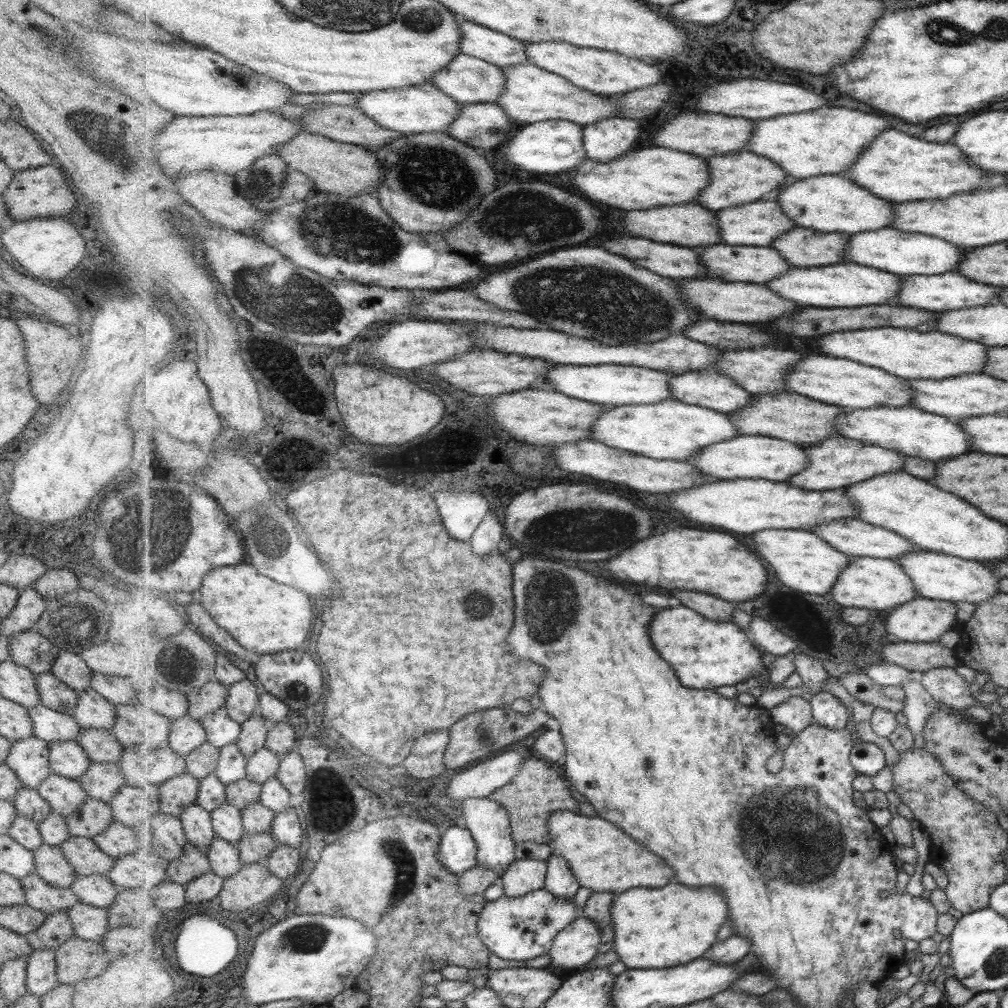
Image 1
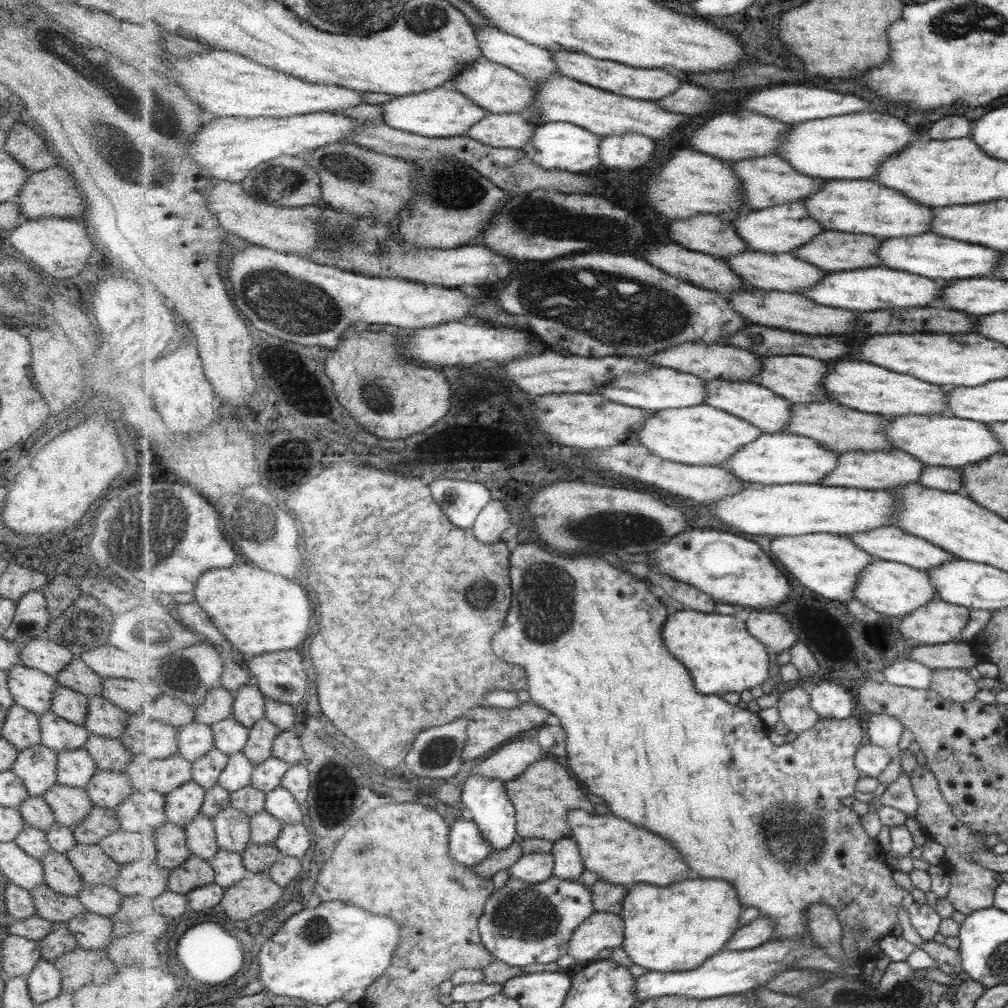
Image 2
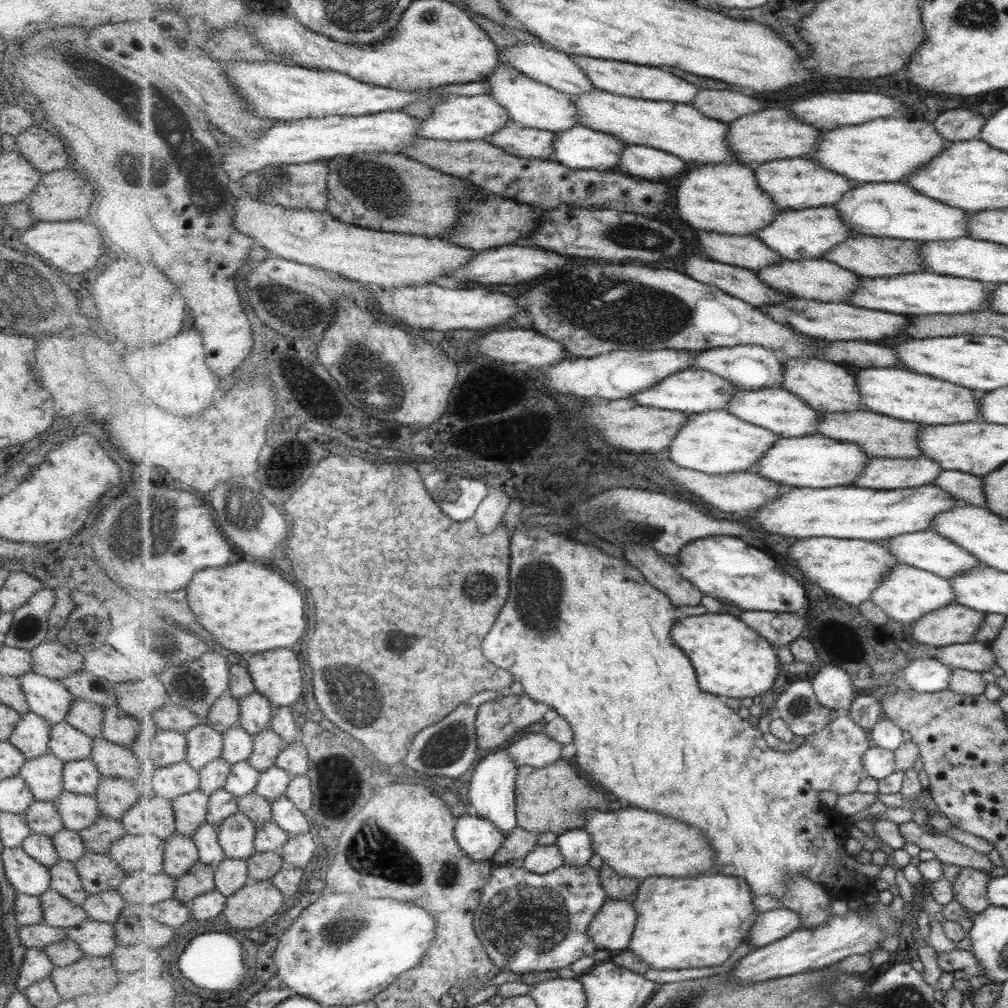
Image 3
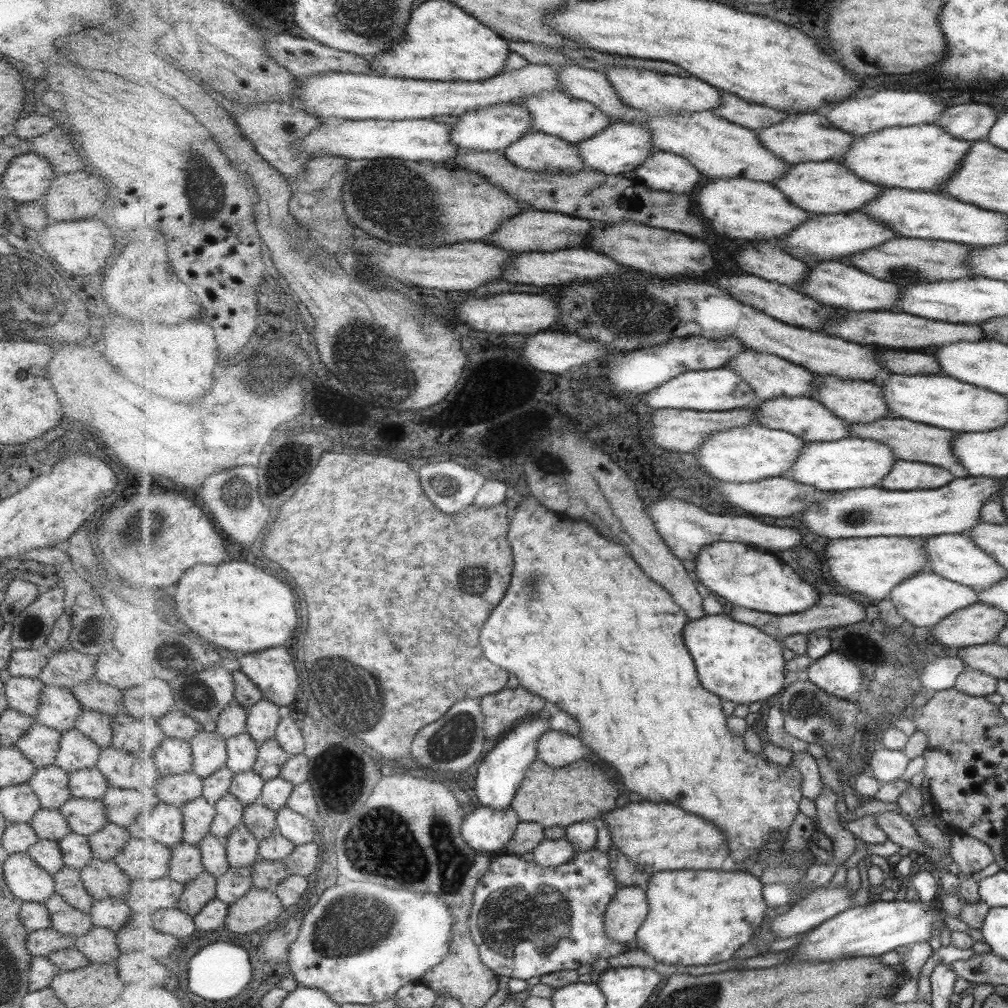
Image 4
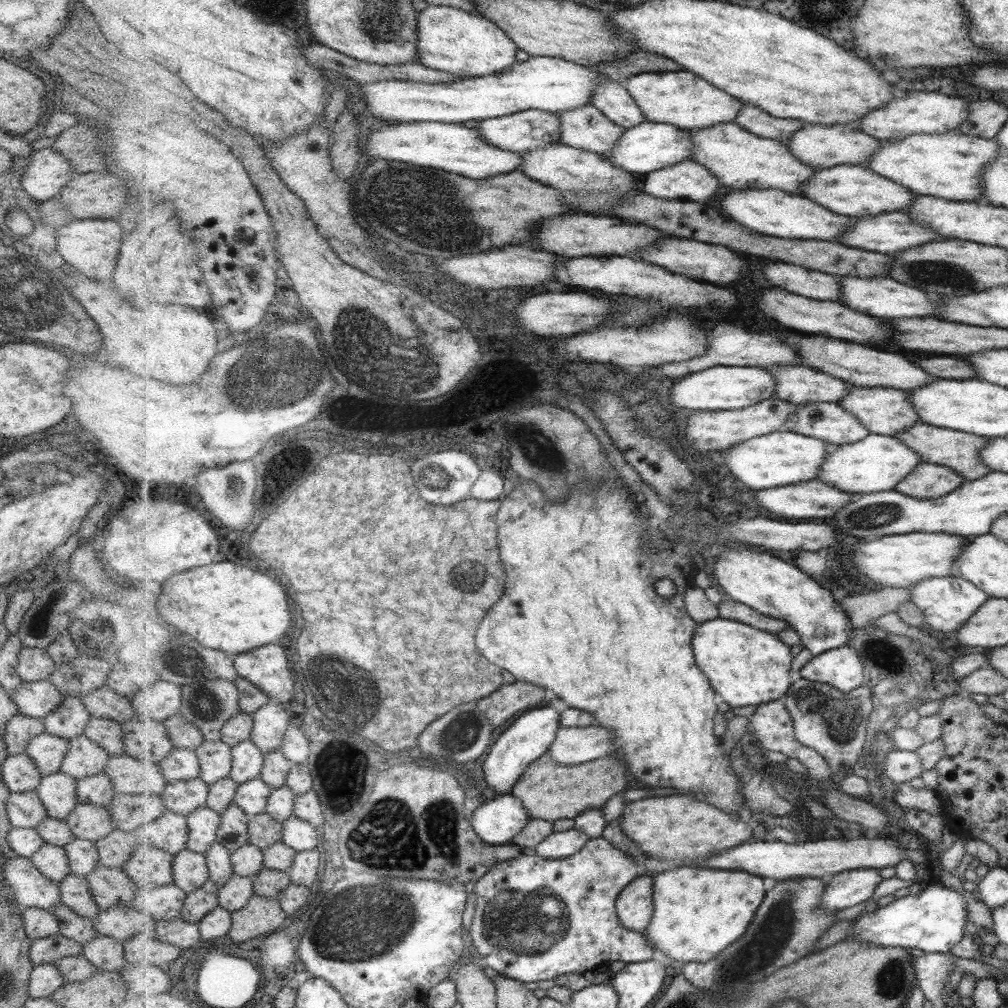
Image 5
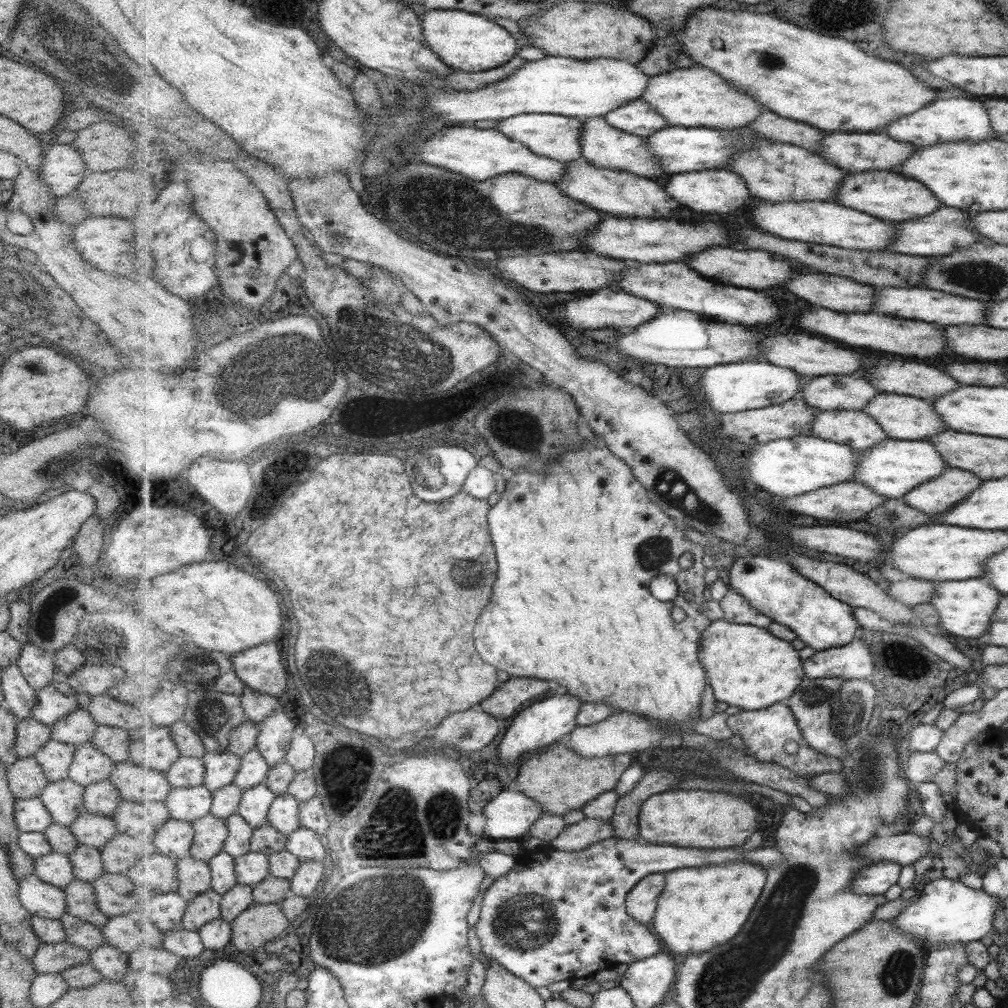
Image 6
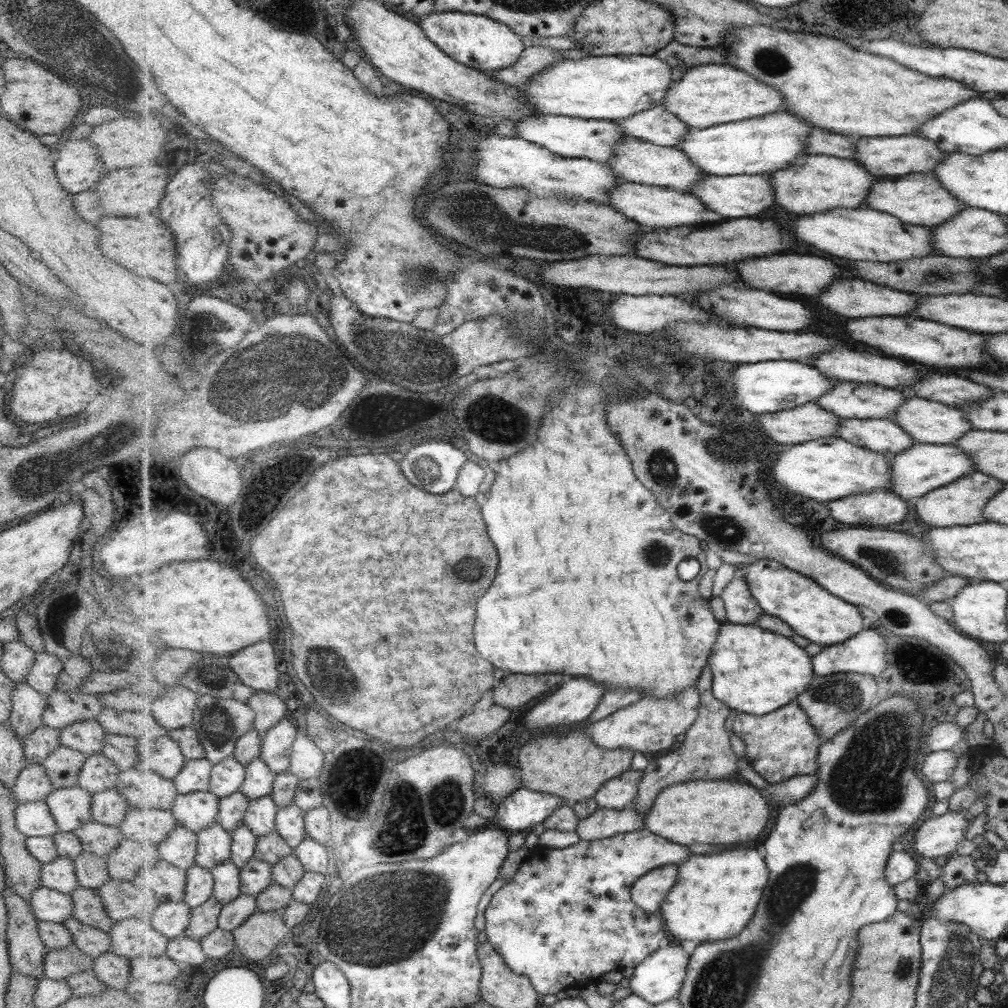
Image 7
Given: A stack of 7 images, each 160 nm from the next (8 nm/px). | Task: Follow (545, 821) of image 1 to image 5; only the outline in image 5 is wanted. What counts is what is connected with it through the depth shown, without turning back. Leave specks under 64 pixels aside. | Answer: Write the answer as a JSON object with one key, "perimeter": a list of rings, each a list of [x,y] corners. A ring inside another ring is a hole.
{"perimeter":[[[547,754],[527,767],[511,792],[524,802],[532,819],[555,822],[561,819],[576,820],[589,809],[602,810],[613,794],[623,793],[628,786],[627,764],[623,764],[619,758],[609,756],[567,766]]]}

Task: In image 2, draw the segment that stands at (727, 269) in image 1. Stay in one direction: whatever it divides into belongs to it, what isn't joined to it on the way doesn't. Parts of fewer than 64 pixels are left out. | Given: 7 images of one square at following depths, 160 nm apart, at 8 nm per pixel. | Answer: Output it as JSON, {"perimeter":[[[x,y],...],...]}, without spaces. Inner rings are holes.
{"perimeter":[[[749,250],[729,258],[729,264],[749,285],[765,290],[779,290],[779,292],[805,292],[819,284],[829,273],[805,259],[797,258],[793,253],[767,254]]]}

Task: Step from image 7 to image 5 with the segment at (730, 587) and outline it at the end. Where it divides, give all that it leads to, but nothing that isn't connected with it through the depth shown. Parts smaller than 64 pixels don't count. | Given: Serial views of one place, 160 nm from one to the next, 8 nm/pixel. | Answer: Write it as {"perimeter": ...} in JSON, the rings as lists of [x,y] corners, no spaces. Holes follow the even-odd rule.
{"perimeter":[[[726,596],[720,602],[719,607],[721,618],[748,623],[749,626],[757,627],[759,630],[769,631],[769,634],[778,635],[779,631],[791,627],[786,620],[765,616],[761,611],[755,610],[733,597]]]}

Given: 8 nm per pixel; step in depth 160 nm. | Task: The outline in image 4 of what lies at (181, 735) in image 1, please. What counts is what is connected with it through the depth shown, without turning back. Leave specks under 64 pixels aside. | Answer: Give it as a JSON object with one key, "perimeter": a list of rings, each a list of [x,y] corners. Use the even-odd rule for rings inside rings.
{"perimeter":[[[203,731],[191,740],[195,774],[209,778],[228,766],[227,739],[217,732]]]}

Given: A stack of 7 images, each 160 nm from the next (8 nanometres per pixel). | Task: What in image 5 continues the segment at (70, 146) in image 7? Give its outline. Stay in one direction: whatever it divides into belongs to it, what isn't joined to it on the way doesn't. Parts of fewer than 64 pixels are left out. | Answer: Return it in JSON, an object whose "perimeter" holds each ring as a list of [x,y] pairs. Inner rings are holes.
{"perimeter":[[[51,147],[40,148],[29,155],[29,165],[21,175],[21,188],[35,202],[41,202],[55,197],[66,182],[79,173],[72,170],[69,162]]]}

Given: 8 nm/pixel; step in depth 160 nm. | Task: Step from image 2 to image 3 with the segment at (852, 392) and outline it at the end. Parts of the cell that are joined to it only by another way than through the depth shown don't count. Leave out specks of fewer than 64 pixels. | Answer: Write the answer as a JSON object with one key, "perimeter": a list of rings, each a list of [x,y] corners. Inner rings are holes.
{"perimeter":[[[900,367],[863,368],[857,371],[855,376],[865,408],[877,414],[931,426],[981,420],[981,407],[977,400],[977,397],[981,397],[981,393],[947,382],[942,378],[919,374]]]}

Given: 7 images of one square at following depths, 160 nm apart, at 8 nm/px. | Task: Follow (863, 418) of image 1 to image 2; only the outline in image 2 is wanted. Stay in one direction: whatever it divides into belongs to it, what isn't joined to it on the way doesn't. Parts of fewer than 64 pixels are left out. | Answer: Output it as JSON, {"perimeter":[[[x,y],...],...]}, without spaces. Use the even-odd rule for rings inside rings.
{"perimeter":[[[913,414],[895,417],[884,428],[895,448],[908,452],[926,465],[961,469],[965,464],[981,462],[991,454],[1001,454],[1003,446],[985,423],[964,418],[934,414]]]}

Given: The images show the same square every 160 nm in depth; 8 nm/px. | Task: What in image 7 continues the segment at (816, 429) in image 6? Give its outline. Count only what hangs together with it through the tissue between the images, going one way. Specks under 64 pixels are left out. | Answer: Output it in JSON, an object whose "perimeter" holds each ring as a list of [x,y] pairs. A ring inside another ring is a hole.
{"perimeter":[[[841,419],[838,436],[857,446],[878,453],[901,454],[916,444],[916,440],[893,419]]]}

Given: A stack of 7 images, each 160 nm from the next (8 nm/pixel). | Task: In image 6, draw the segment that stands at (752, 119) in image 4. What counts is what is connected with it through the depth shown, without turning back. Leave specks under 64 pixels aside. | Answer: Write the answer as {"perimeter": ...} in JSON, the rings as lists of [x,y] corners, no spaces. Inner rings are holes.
{"perimeter":[[[766,111],[747,127],[761,133],[763,139],[792,143],[814,153],[820,152],[821,142],[828,134],[810,124],[783,118],[773,111]]]}

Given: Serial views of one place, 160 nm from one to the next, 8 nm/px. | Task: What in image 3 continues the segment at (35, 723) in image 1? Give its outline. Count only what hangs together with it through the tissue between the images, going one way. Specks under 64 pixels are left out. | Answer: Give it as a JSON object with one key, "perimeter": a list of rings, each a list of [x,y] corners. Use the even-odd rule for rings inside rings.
{"perimeter":[[[62,720],[50,725],[48,752],[60,758],[64,763],[70,760],[90,758],[92,738],[75,730],[67,721]]]}

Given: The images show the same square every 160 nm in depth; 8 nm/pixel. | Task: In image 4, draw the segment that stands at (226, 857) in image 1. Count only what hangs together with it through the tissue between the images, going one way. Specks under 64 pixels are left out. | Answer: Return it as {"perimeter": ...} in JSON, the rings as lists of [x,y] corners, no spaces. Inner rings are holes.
{"perimeter":[[[230,867],[227,873],[218,878],[216,898],[232,905],[249,894],[253,886],[252,867]]]}

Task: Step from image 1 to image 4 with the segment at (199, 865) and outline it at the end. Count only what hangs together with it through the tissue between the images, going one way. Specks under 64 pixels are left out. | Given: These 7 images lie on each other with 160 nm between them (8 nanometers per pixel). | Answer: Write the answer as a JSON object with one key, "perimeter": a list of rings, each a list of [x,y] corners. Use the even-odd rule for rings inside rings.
{"perimeter":[[[205,871],[197,880],[192,880],[185,886],[177,908],[195,917],[209,902],[216,899],[218,878]]]}

